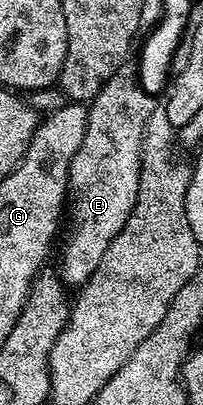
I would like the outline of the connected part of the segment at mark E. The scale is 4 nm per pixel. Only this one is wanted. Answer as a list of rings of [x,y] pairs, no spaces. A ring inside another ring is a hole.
[[[133,64],[121,65],[104,83],[100,95],[88,105],[88,127],[80,151],[72,155],[68,186],[68,225],[70,234],[62,245],[57,272],[70,287],[82,286],[96,271],[108,243],[120,235],[140,191],[142,140],[146,124],[156,112],[155,98],[145,93]]]

